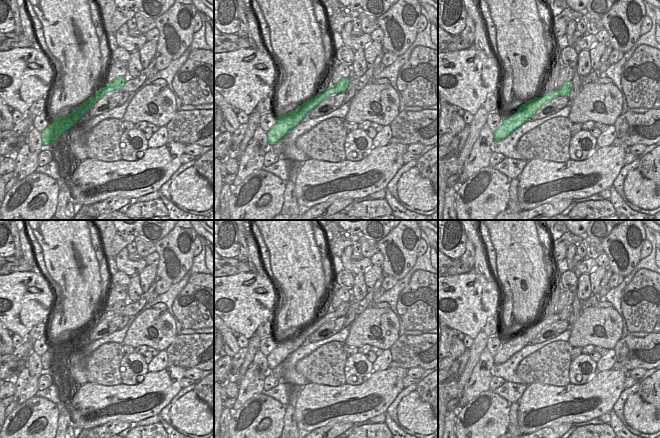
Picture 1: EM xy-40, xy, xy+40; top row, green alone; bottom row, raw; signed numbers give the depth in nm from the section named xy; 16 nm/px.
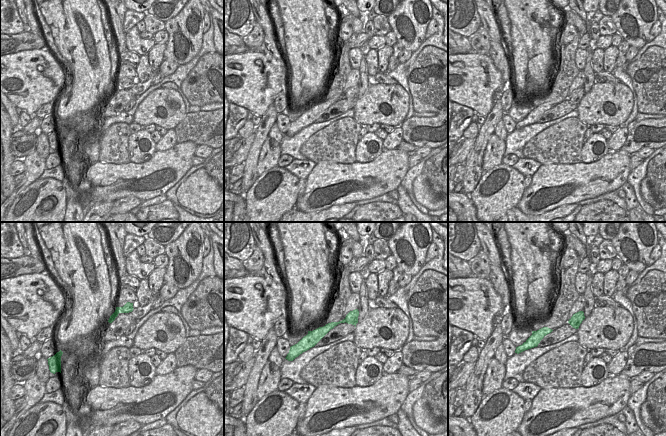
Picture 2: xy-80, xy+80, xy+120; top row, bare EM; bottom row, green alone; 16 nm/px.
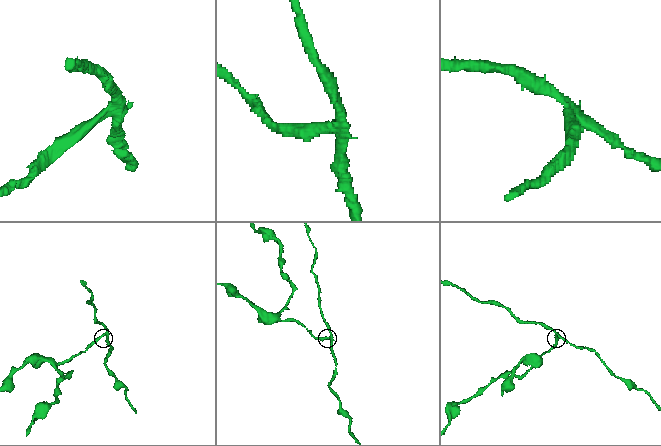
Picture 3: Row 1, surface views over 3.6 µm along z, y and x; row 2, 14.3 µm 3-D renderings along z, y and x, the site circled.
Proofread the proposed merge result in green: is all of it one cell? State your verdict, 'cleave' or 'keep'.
cleave

